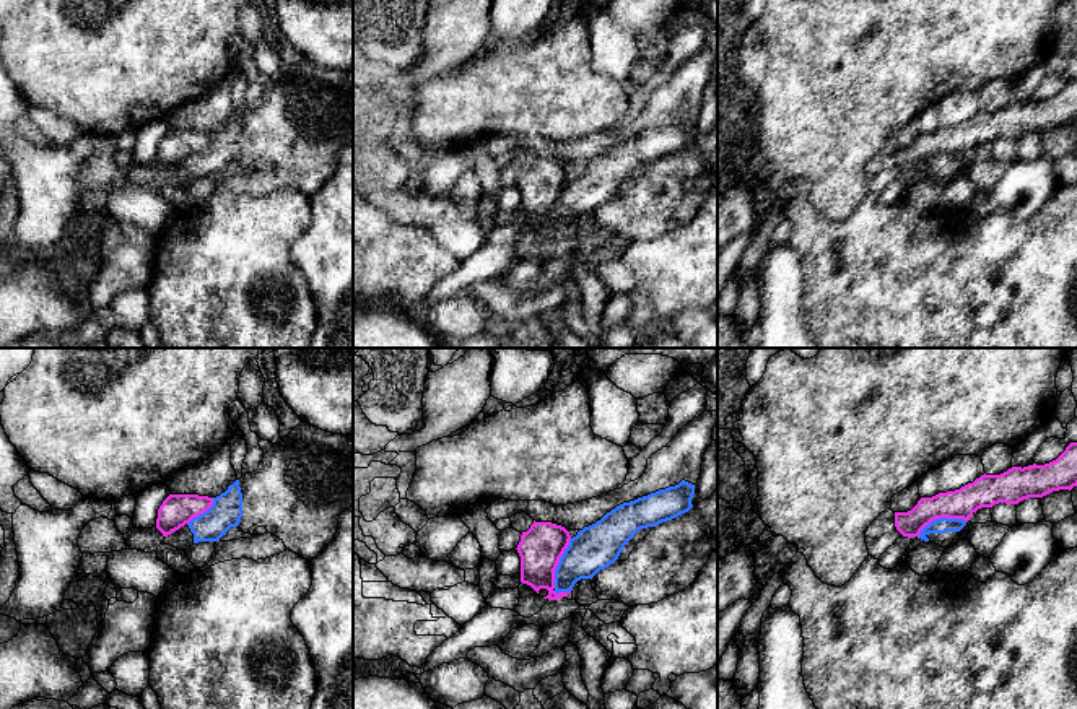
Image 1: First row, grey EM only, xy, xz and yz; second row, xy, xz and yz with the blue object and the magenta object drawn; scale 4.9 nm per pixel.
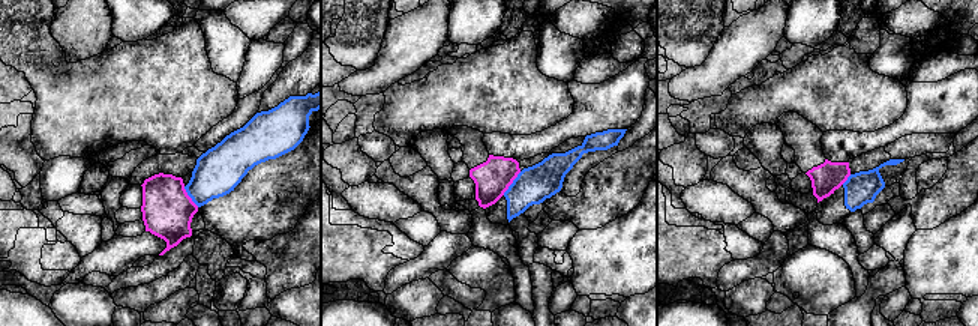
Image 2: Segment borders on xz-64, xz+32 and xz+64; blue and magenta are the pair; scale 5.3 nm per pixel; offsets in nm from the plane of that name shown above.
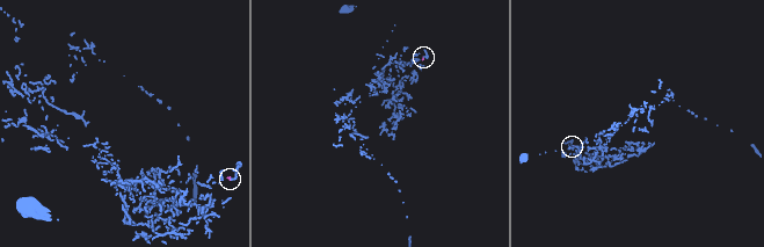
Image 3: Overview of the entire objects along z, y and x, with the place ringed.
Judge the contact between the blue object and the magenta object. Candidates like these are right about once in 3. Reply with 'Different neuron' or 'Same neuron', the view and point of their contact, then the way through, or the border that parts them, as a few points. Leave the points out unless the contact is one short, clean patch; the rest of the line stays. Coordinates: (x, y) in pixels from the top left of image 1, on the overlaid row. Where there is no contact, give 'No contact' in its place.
Different neuron. Touches blue at yz (941, 519). Boundary: yz (967, 521), (954, 517), (933, 519), (918, 537)

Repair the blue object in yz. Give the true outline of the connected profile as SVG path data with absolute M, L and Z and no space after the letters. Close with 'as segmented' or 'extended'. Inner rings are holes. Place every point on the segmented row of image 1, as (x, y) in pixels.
M935 519L921 530L918 538L929 543L935 543L947 550L960 540L960 532L965 527L965 524L966 520L963 519Z; extended

